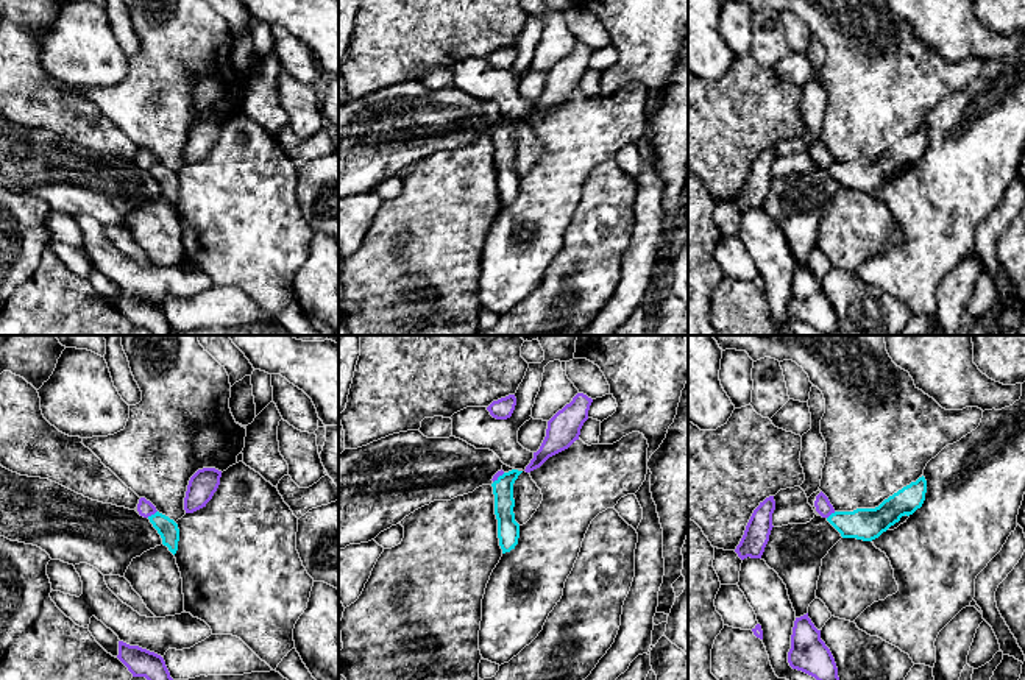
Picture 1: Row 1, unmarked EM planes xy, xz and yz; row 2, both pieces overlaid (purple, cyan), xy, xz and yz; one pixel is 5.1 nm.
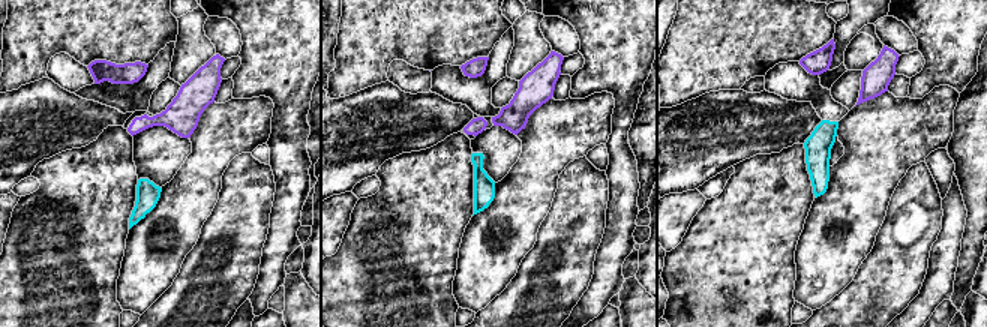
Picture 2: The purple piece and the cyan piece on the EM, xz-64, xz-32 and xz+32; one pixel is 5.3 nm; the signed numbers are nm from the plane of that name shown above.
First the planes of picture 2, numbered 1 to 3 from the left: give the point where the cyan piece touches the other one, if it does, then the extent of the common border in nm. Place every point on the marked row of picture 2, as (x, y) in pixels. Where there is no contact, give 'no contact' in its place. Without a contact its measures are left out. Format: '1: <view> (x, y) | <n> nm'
1: no contact
2: no contact
3: no contact

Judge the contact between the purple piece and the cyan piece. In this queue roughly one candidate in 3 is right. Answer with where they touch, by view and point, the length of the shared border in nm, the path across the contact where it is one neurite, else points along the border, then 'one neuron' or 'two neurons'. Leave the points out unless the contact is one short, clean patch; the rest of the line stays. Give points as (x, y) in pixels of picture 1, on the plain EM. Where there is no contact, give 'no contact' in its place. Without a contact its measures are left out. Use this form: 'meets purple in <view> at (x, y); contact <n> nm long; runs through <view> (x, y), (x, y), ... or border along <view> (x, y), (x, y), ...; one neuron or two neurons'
meets purple in xy at (152, 164); contact 70 nm long; border along xy (156, 161), (147, 167); two neurons

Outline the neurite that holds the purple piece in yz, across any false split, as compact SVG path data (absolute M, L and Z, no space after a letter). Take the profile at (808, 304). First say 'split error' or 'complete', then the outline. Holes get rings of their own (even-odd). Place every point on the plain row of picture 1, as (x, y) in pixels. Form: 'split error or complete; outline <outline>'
complete; outline M808 264L794 271L788 313L793 320L814 328L822 335L841 335L835 309Z

